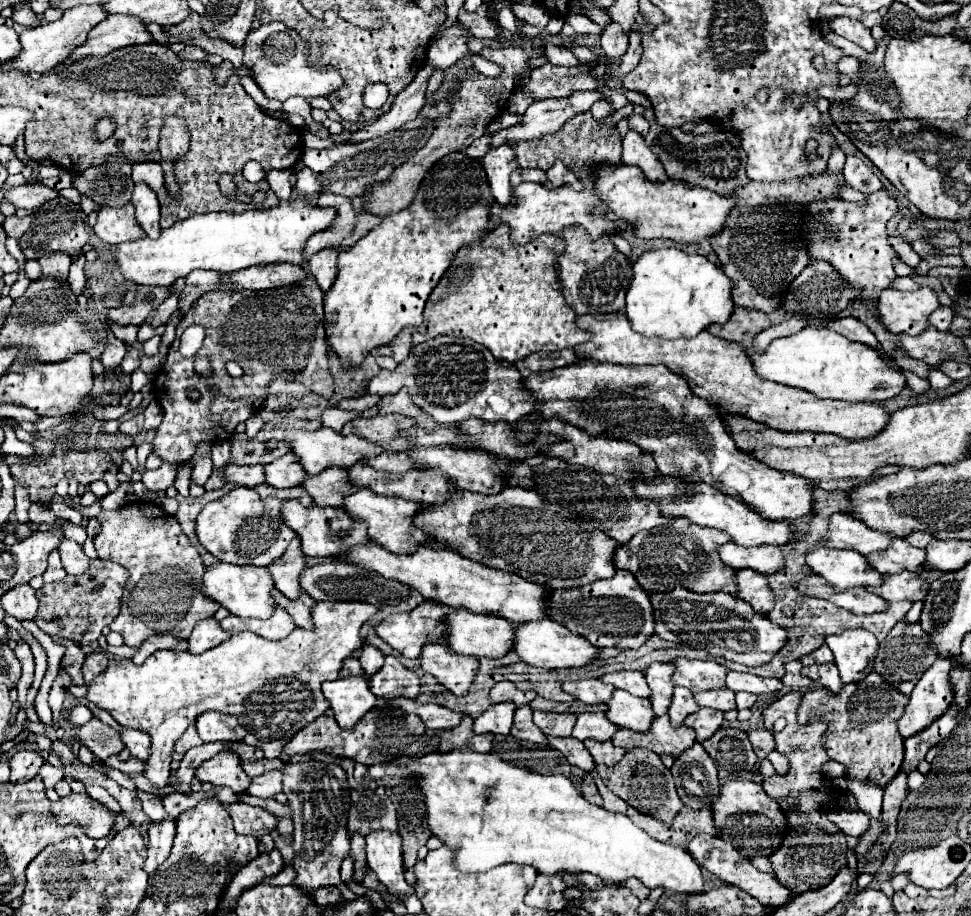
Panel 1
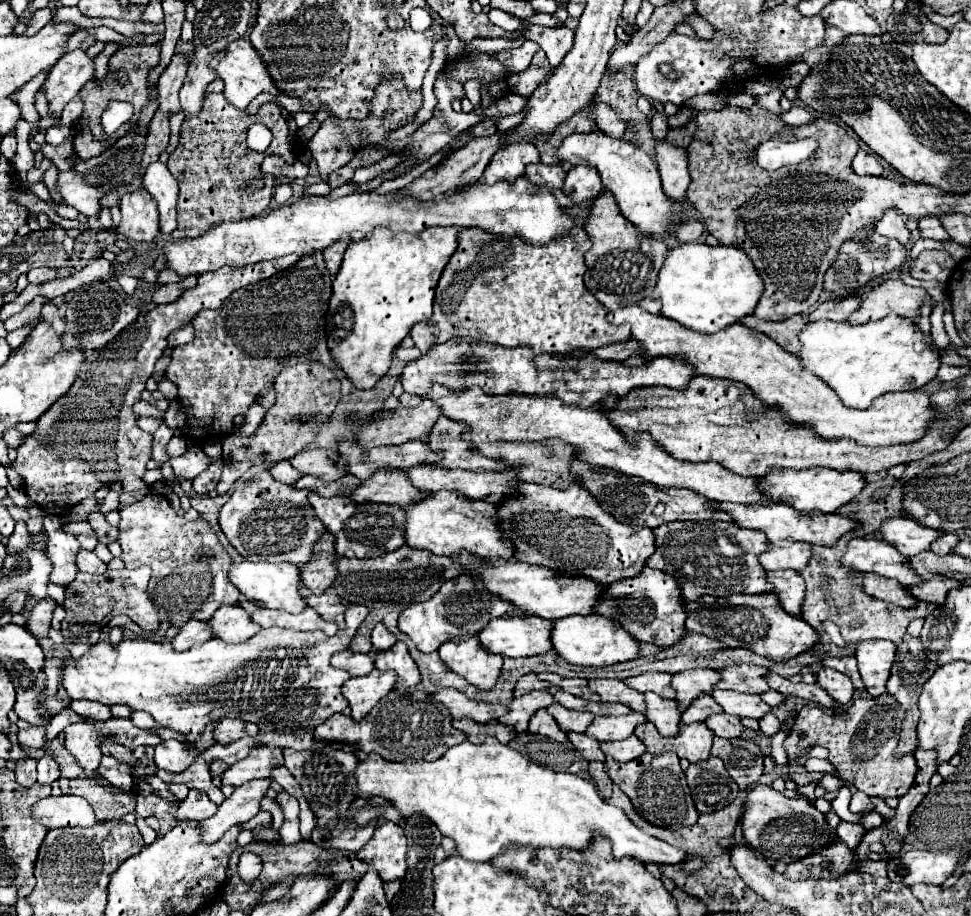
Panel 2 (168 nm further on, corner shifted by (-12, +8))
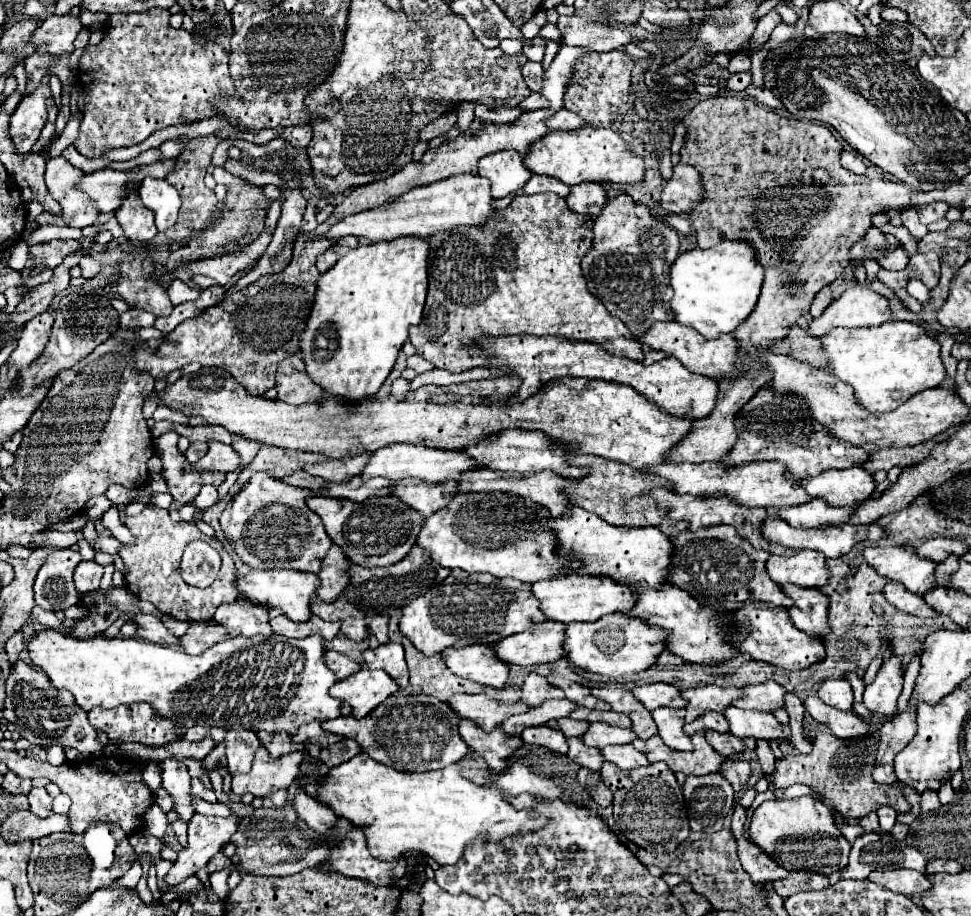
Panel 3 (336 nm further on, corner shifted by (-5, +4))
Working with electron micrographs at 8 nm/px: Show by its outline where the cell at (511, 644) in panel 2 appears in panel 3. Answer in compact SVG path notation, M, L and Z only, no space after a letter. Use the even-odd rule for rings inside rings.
M545 620L541 624L533 624L521 634L511 634L505 640L495 642L491 648L495 656L507 664L533 666L543 662L555 662L565 654L561 648L565 628L565 624Z

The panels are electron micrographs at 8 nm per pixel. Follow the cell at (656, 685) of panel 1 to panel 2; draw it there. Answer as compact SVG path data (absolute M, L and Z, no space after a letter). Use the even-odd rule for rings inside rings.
M686 670L680 674L672 676L672 688L676 690L676 700L678 700L678 710L684 712L688 710L688 704L696 700L700 694L712 694L716 682L720 680L720 672L714 670Z

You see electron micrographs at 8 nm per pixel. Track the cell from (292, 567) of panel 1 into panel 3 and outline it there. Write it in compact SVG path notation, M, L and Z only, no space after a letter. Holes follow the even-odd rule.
M333 544L327 552L327 556L321 562L321 570L319 570L319 586L317 586L317 596L323 602L333 602L345 588L345 584L349 584L349 576L345 576L345 568L349 568L349 562L345 560L345 554L341 552L341 548L337 548L337 544Z

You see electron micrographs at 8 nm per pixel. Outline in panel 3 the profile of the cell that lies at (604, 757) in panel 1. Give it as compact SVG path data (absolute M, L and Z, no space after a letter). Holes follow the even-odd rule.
M621 744L621 746L607 746L601 750L603 758L617 764L619 768L623 770L633 770L633 768L639 768L639 766L647 766L649 760L639 752L635 750L631 744Z

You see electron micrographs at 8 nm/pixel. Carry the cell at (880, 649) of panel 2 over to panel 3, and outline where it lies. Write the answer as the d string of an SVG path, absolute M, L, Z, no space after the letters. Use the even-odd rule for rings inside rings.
M891 656L879 668L875 680L865 686L863 704L871 712L891 716L897 710L897 698L903 688L903 662L899 656Z

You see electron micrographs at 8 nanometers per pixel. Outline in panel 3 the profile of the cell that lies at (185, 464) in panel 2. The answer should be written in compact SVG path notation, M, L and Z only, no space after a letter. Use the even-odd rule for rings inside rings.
M211 440L209 442L209 452L201 460L191 464L191 470L195 470L195 472L199 472L199 470L231 472L231 470L237 470L237 466L239 466L237 452L231 446L223 444L223 442Z

